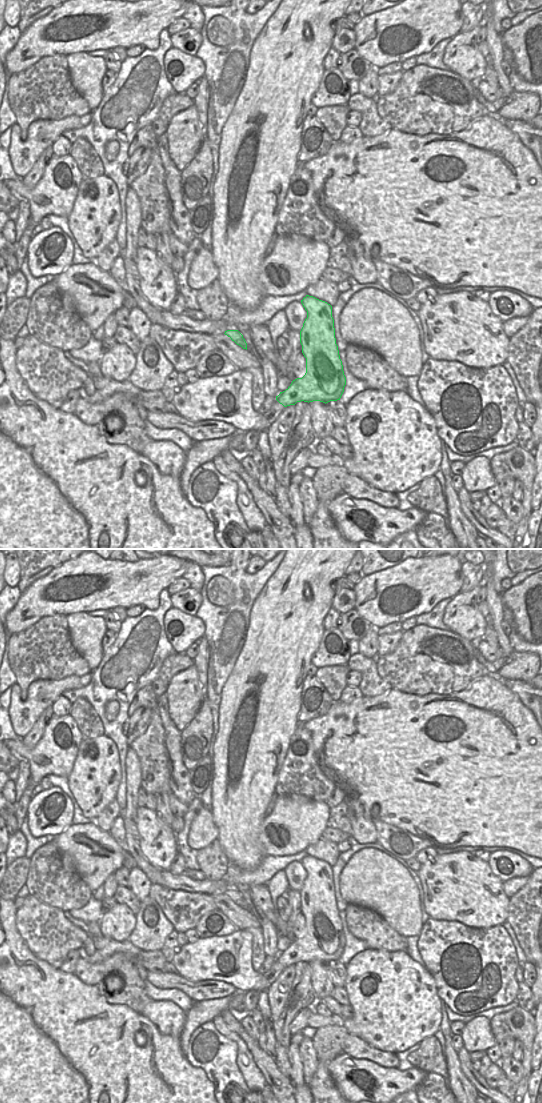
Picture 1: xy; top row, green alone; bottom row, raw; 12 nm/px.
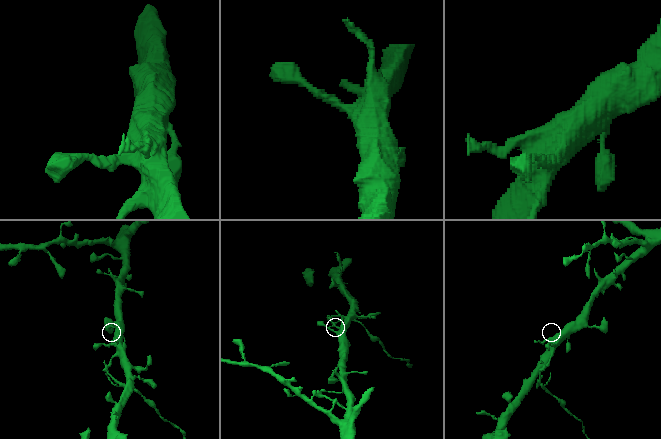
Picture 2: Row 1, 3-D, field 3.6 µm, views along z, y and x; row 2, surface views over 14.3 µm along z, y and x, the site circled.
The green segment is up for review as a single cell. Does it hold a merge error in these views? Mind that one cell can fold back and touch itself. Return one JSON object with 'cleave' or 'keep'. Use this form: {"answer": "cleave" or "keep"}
{"answer": "cleave"}

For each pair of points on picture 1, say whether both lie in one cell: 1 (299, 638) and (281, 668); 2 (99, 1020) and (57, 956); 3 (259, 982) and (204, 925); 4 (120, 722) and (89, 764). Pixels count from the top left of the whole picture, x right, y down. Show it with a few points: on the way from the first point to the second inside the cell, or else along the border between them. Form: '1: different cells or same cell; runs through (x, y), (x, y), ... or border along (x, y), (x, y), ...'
1: same cell; runs through (292, 645), (281, 656), (281, 661)
2: different cells; border along (37, 957), (58, 969)
3: different cells; border along (236, 928), (226, 935), (200, 937)
4: different cells; border along (104, 734), (114, 742), (120, 758)

